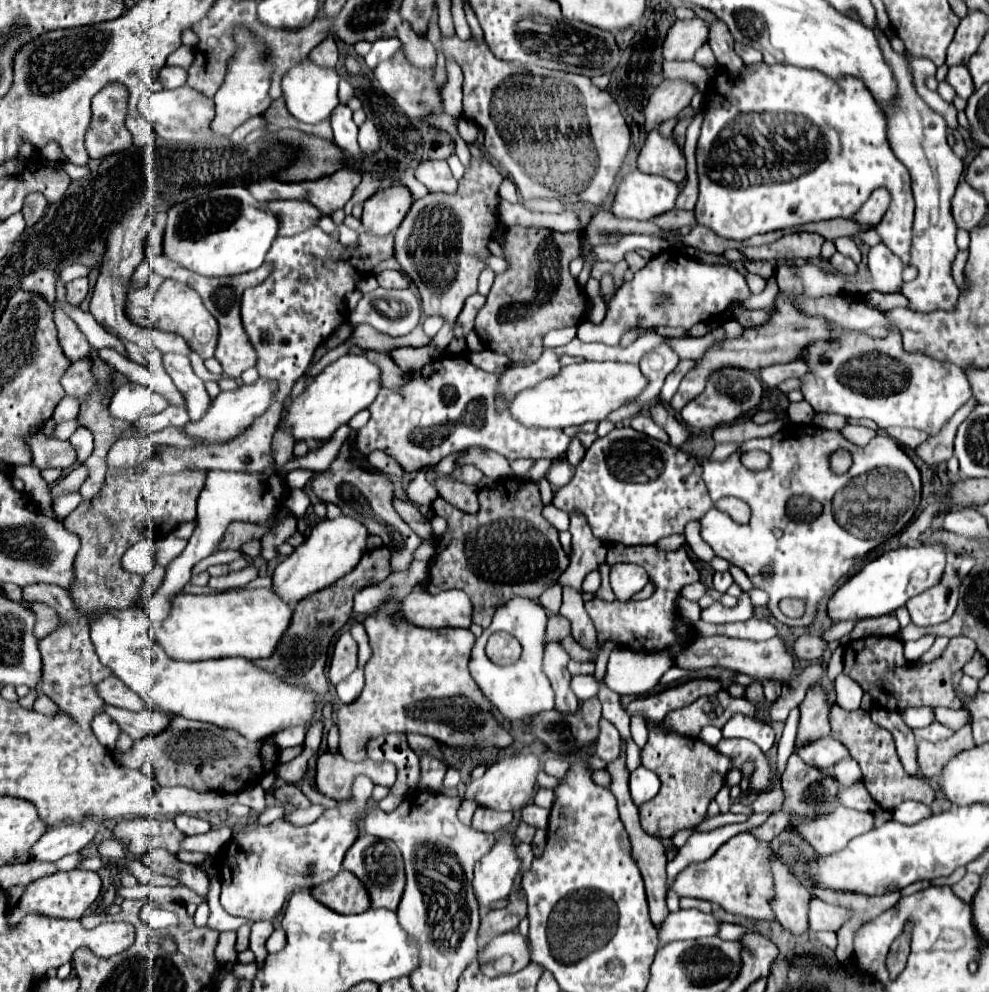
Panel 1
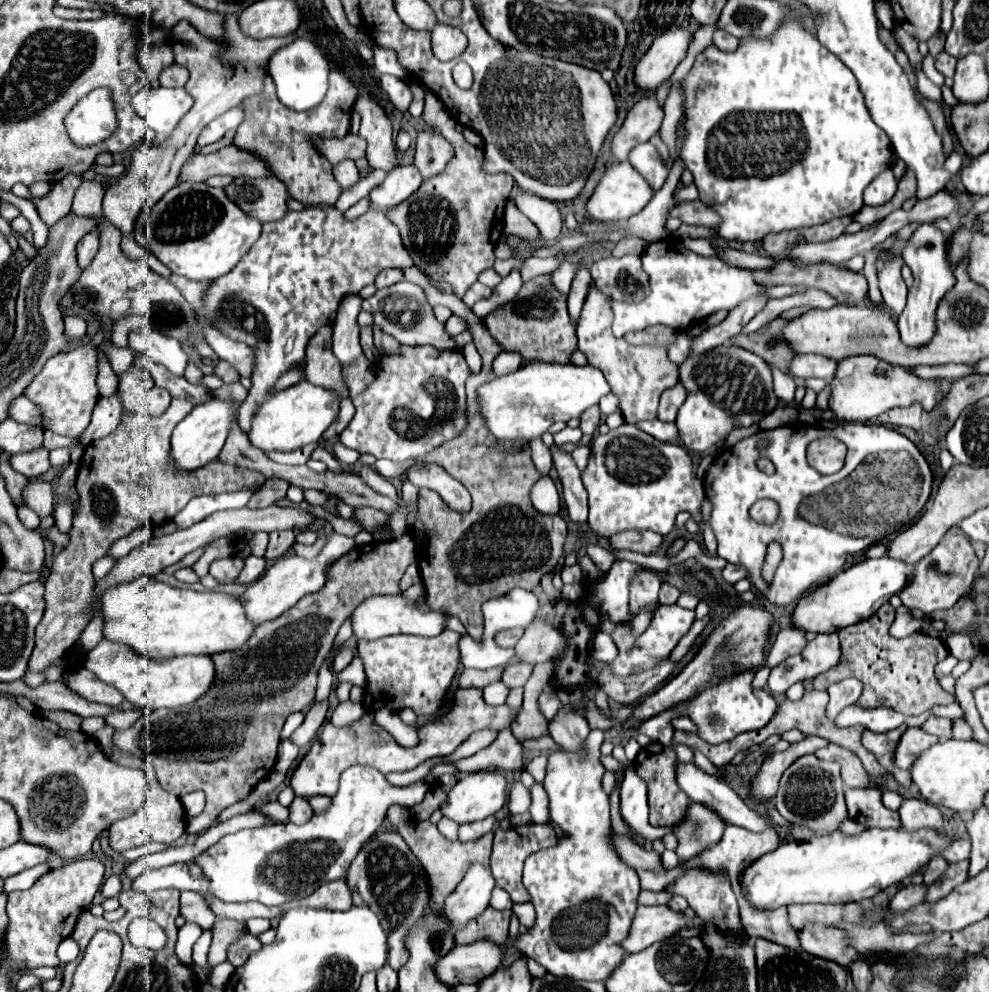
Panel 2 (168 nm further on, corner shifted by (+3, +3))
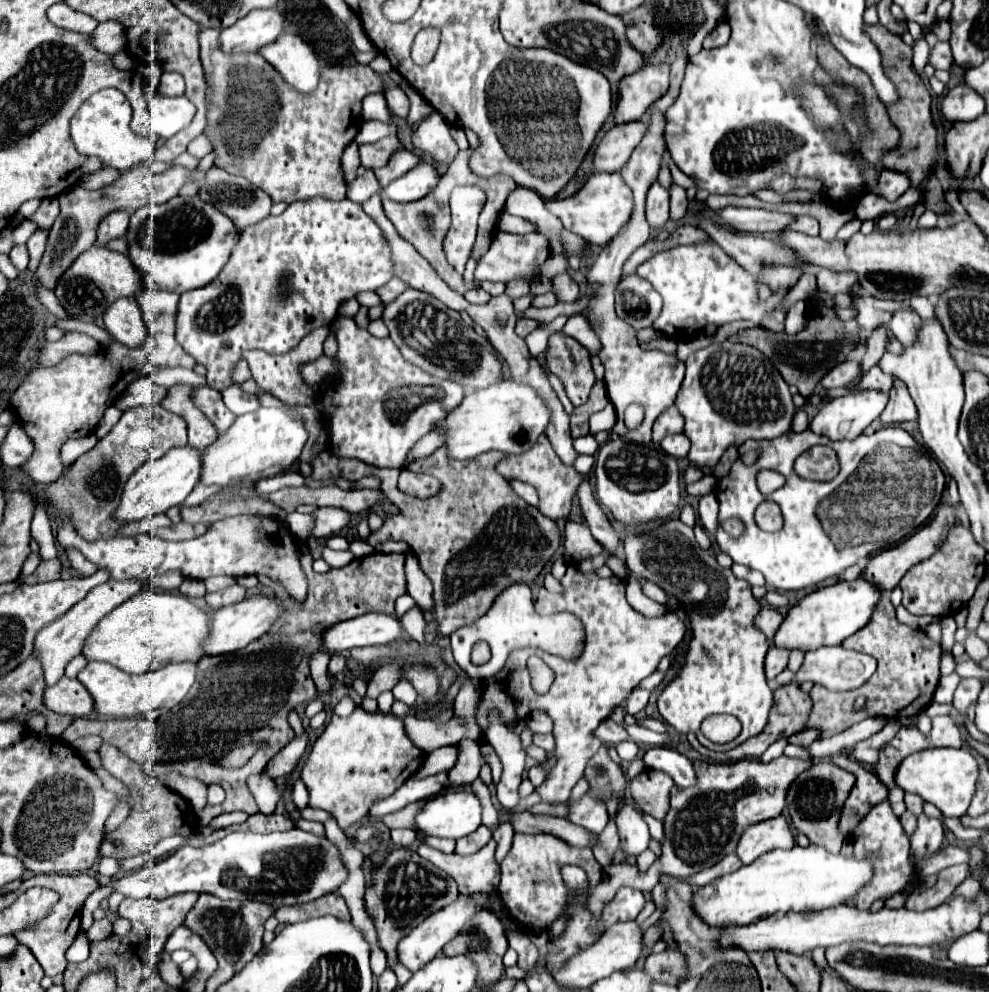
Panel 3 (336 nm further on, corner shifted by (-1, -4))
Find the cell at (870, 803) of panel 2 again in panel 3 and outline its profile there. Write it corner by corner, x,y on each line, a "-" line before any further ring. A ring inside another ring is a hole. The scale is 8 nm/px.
880,802
868,812
868,816
860,822
854,832
852,846
856,860
872,862
872,878
858,892
858,910
868,910
874,900
888,900
896,892
902,892
904,888
912,886
918,878
918,870
910,862
910,842
902,830
900,820
892,816
890,802

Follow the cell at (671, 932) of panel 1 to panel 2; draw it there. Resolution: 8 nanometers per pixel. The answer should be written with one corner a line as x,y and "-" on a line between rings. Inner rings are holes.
668,905
638,907
636,919
632,921
632,931
624,941
628,953
638,953
656,941
670,939
680,929
688,929
690,917
682,911
672,911

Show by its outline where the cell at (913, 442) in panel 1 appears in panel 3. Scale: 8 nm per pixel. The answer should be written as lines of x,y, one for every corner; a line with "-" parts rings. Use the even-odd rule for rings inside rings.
894,378
894,386
890,390
890,400
888,400
888,406
884,408
884,412
880,414
880,422
890,426
890,424
916,420
916,418
918,418
918,410
914,406
904,382

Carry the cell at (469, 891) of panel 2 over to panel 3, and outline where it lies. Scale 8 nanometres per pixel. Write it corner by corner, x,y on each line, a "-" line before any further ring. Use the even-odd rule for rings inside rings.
456,900
450,906
446,906
440,912
430,914
422,924
418,924
412,934
404,936
398,946
396,946
396,962
402,964
404,968
408,968
410,972
420,970
424,964
428,964
432,958
436,958
436,954
444,948
446,942
450,942
454,936
458,936
458,932
462,930
462,924
468,922
468,918
472,918
472,912
480,910
478,906
474,906
472,902
464,902
464,900

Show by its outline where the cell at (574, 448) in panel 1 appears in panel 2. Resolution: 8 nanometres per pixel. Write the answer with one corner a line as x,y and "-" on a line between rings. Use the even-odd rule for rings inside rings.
578,445
572,453
572,459
574,459
574,463
576,463
576,467
582,471
584,467
586,467
586,463
588,463
588,455
590,455
590,447
588,445

